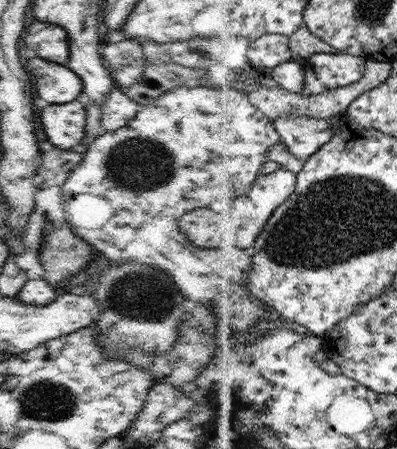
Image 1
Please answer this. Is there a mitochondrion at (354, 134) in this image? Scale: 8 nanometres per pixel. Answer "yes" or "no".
no

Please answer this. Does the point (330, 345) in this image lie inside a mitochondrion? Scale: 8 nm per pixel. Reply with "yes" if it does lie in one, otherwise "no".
no

